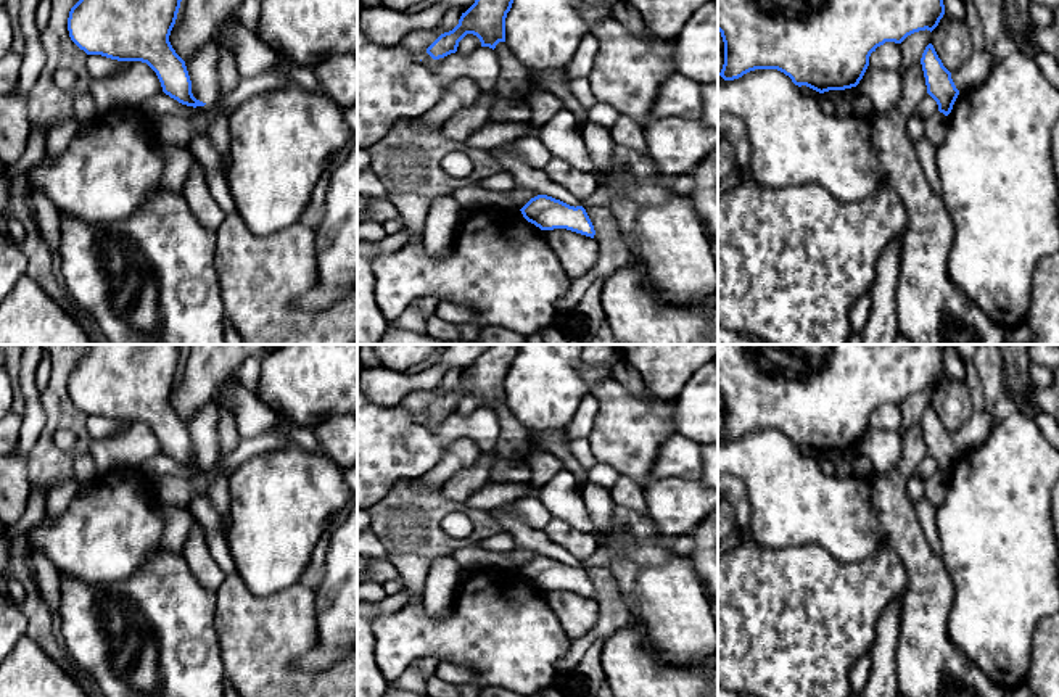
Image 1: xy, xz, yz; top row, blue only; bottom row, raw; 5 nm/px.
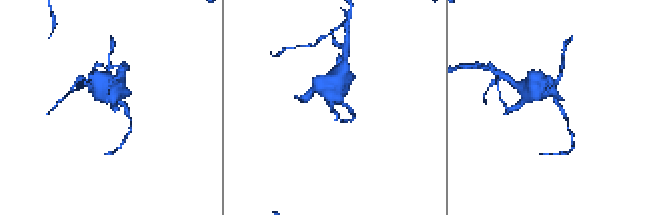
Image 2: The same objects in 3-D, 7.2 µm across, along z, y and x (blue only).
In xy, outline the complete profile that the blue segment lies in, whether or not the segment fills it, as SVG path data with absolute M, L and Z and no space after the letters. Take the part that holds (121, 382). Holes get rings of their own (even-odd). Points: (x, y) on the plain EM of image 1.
M89 344L69 372L69 398L87 415L146 423L166 456L204 467L193 457L185 422L169 402L180 362L180 344Z

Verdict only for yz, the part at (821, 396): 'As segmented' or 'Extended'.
As segmented

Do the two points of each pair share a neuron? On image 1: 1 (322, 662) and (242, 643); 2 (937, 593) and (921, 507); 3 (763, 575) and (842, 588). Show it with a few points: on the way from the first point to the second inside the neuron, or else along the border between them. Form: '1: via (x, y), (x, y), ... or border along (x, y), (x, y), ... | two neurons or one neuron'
1: border along (317, 623), (317, 643), (295, 662), (309, 673) | two neurons
2: border along (913, 507), (926, 543), (939, 557) | two neurons
3: via (782, 588), (823, 588) | one neuron

